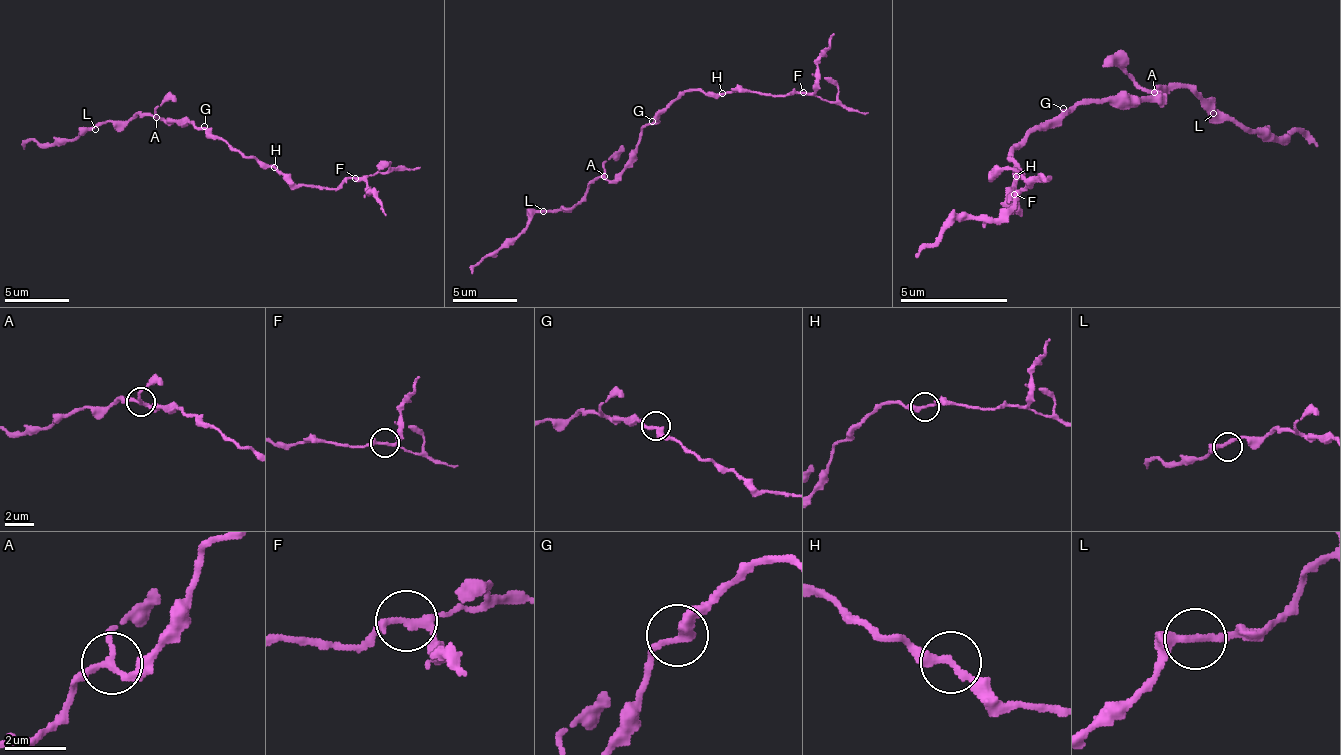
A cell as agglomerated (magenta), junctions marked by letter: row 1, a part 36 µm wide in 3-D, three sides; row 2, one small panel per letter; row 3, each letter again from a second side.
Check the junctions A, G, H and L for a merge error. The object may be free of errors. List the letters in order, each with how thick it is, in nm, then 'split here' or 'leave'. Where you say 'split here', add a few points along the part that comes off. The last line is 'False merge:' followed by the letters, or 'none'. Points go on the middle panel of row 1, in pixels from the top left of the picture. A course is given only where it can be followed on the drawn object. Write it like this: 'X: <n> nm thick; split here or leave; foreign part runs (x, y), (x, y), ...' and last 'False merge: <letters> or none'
A: 200 nm thick; leave
G: 300 nm thick; leave
H: 280 nm thick; leave
L: 280 nm thick; leave
False merge: none

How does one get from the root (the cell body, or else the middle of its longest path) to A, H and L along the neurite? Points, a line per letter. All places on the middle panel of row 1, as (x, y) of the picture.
A: (656, 121), (643, 131), (636, 154), (611, 179), (604, 176)
H: (656, 121), (691, 89), (723, 92)
L: (656, 121), (643, 131), (636, 154), (611, 179), (598, 176), (575, 205), (543, 211)

